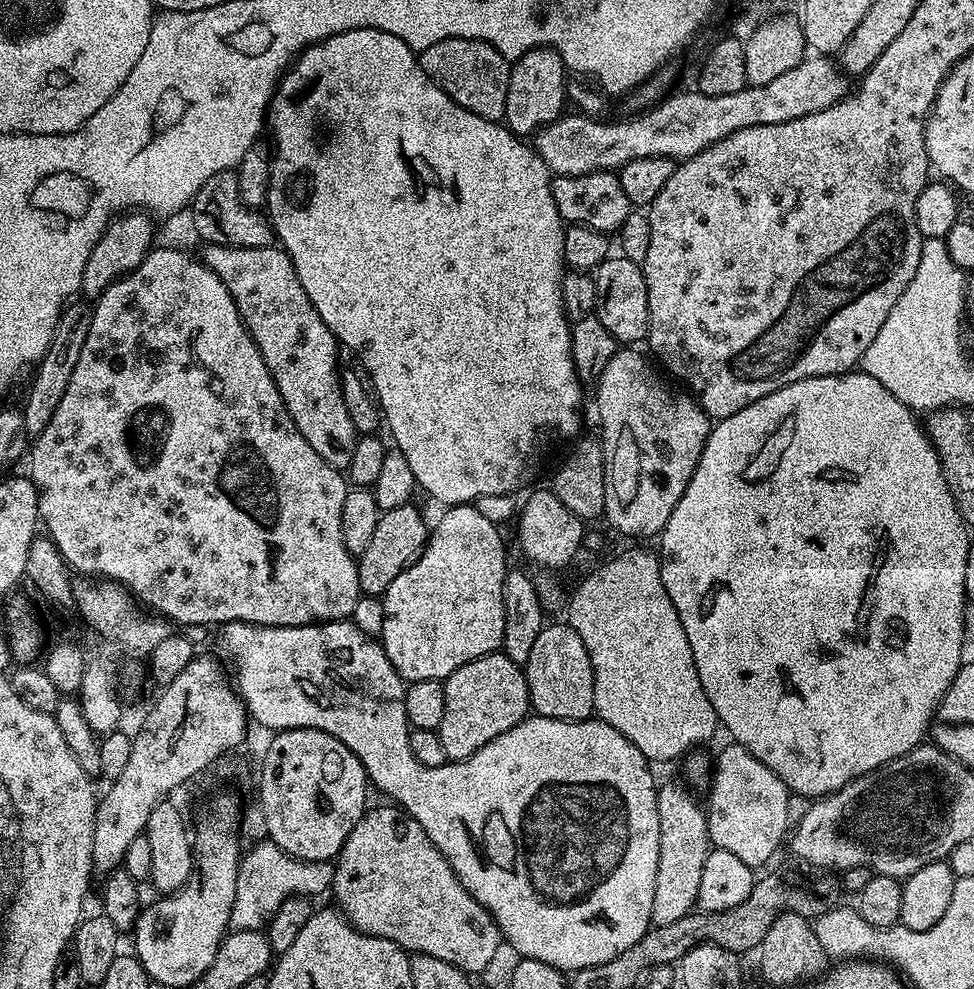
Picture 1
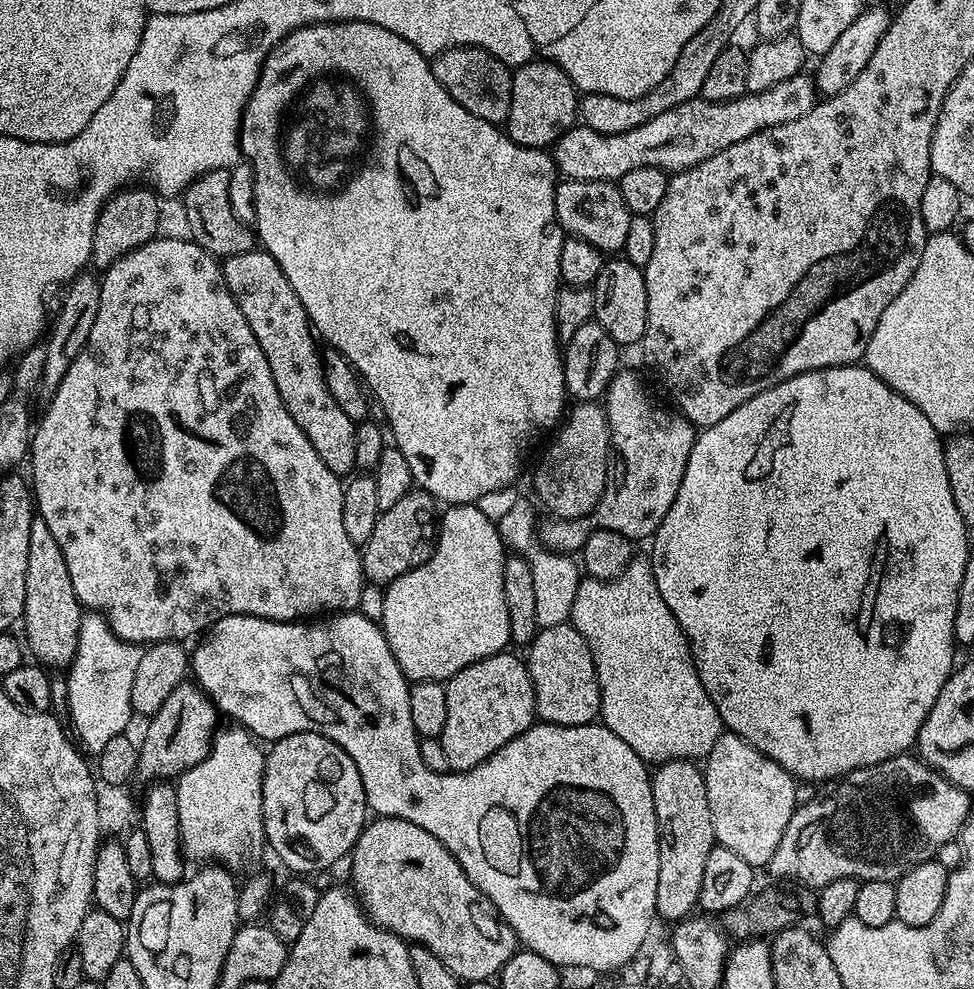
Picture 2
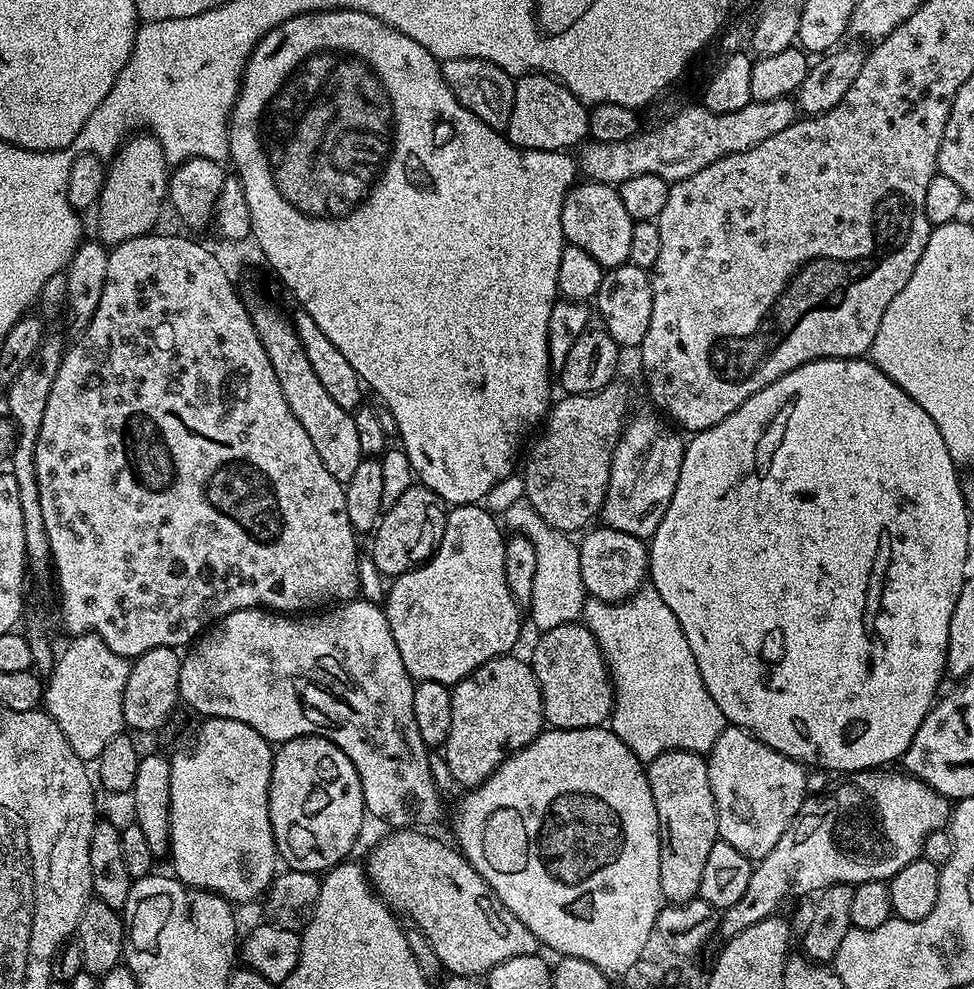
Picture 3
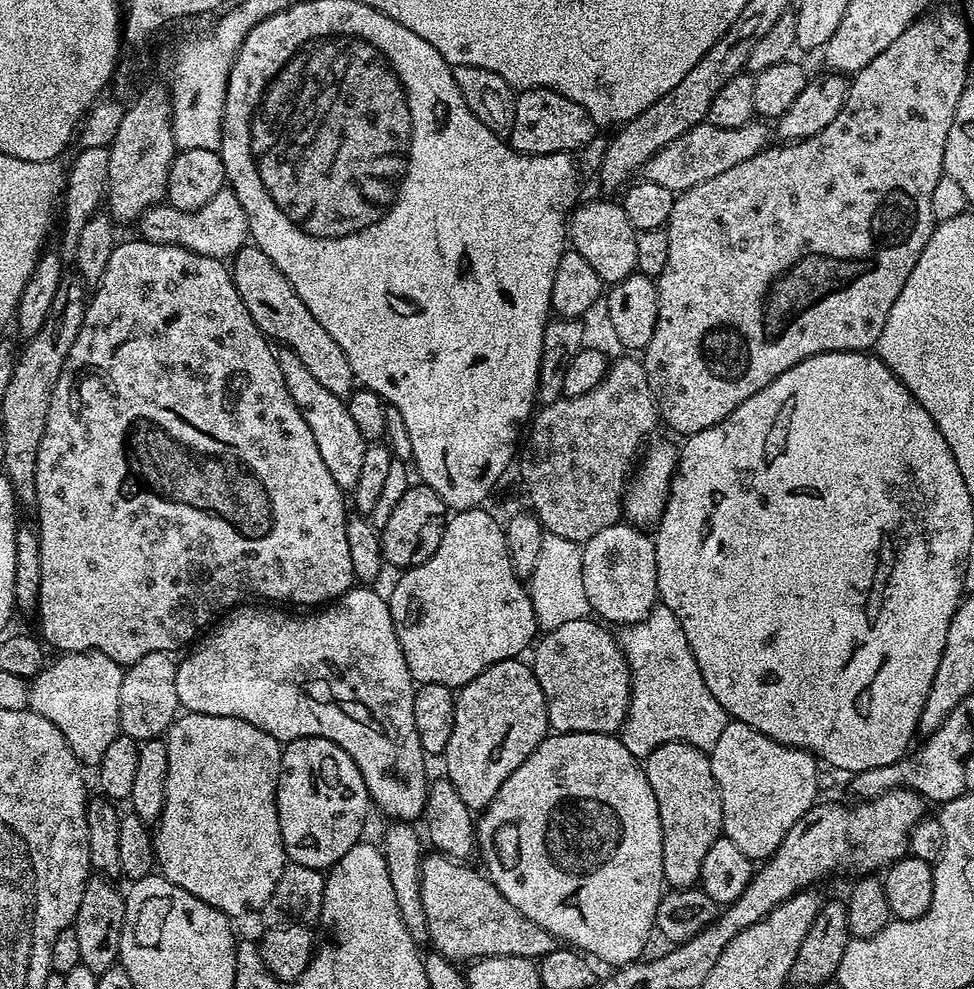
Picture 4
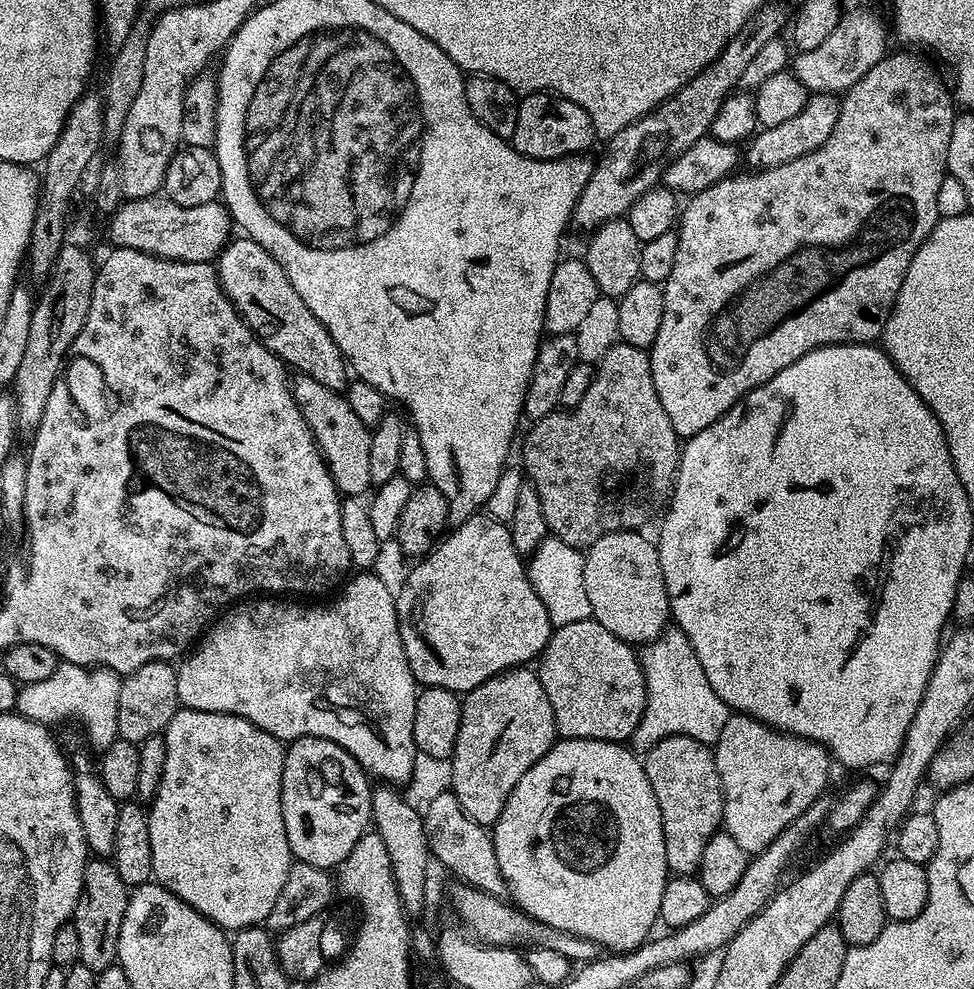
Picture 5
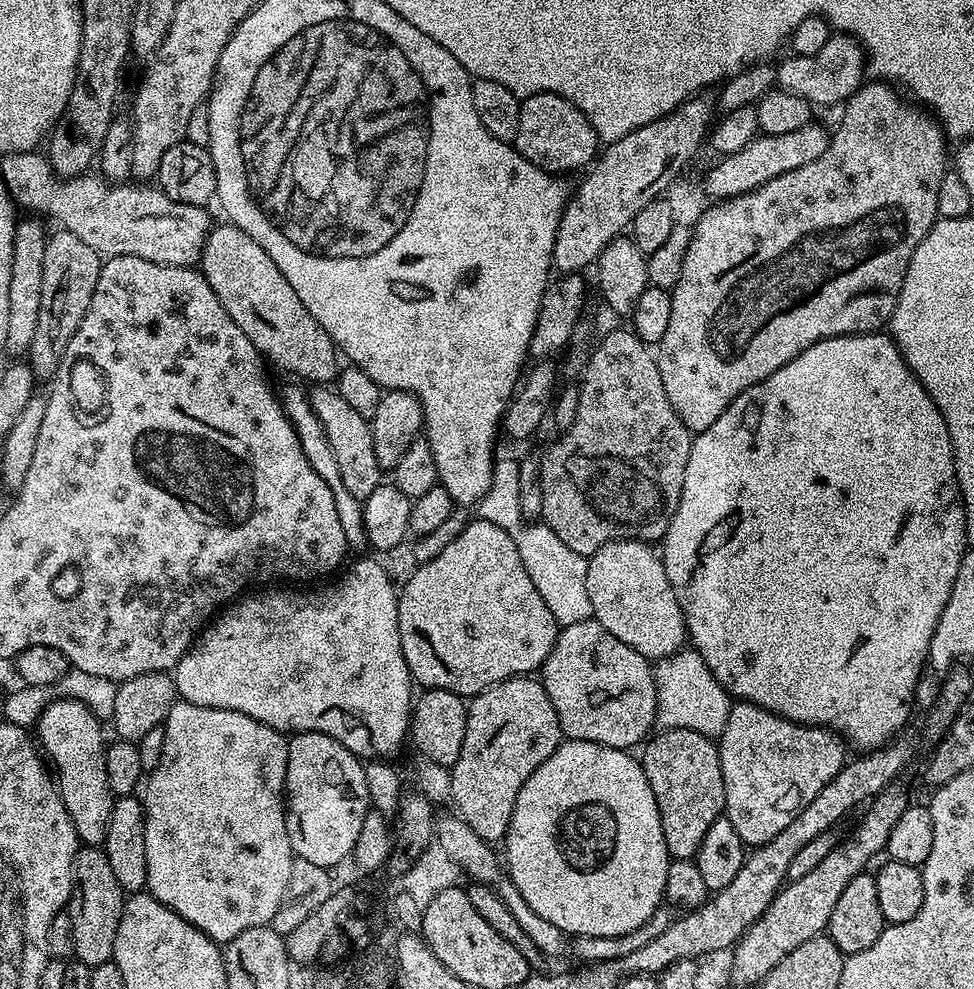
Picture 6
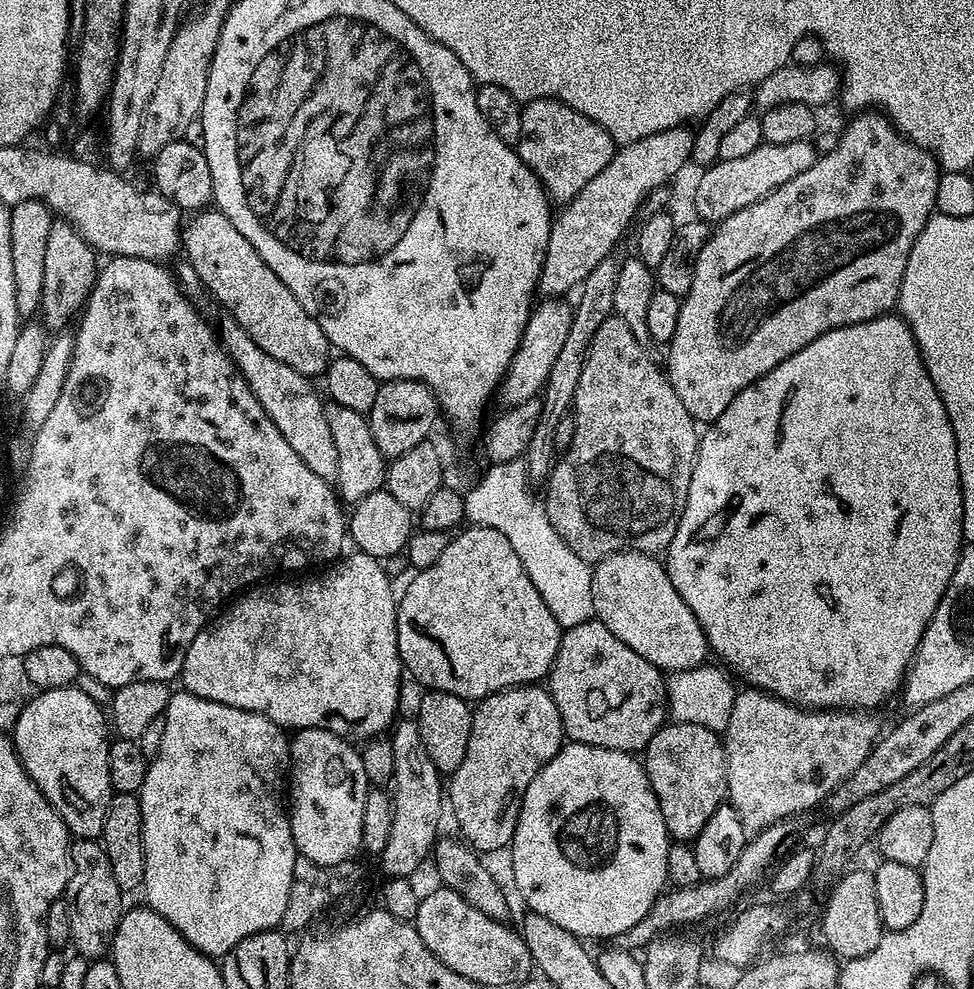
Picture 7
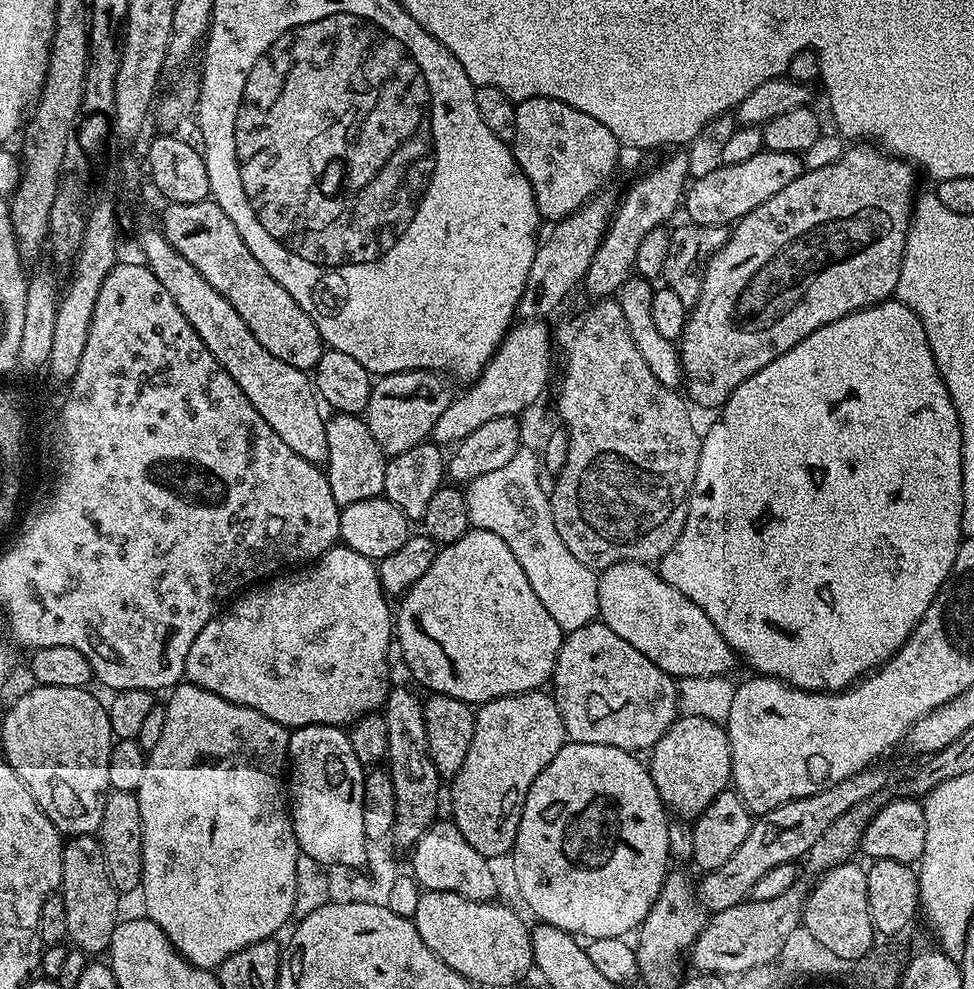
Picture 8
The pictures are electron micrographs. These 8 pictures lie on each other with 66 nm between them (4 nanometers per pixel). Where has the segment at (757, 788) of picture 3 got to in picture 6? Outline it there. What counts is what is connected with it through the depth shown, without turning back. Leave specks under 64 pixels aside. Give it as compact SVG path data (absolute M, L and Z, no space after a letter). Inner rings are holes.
M743 702L733 703L718 747L724 783L723 815L746 846L759 846L782 834L846 763L846 744L837 733L795 724L762 706Z

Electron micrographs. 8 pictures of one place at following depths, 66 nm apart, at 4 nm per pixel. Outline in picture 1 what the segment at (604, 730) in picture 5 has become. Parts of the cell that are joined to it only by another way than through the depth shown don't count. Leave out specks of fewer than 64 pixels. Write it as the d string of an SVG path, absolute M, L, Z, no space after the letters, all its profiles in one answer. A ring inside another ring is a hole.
M545 623L534 642L534 647L530 650L530 658L522 667L528 683L528 703L535 715L555 720L586 720L593 715L594 670L590 662L590 654L586 654L586 646L582 646L582 638L578 638L578 634L569 624Z

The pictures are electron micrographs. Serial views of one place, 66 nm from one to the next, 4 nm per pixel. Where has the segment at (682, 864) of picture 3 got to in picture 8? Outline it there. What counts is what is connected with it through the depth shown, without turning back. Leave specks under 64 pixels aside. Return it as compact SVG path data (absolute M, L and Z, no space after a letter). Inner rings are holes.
M677 715L676 721L658 738L646 760L648 772L665 809L673 817L695 821L718 794L732 783L732 755L728 730L723 723L701 716Z

